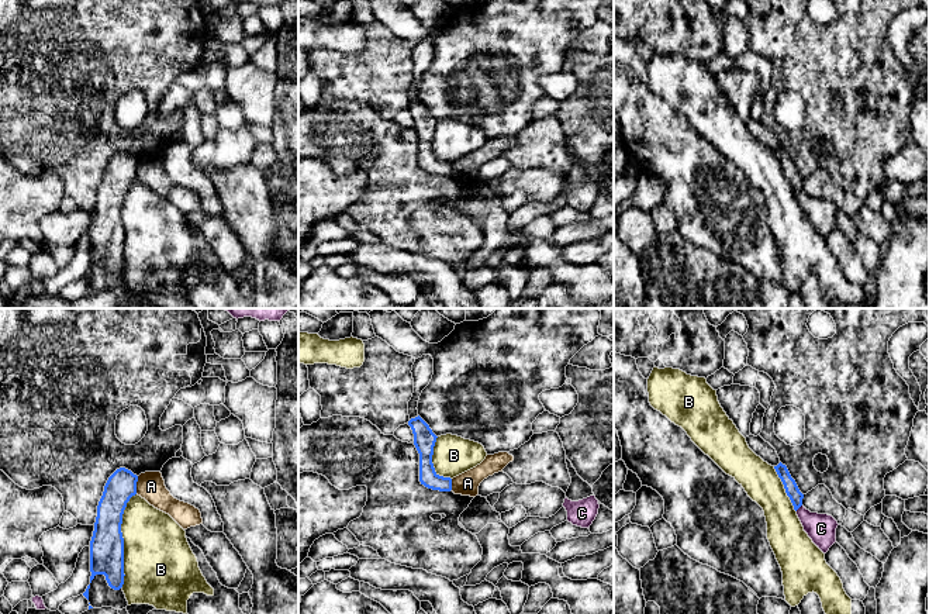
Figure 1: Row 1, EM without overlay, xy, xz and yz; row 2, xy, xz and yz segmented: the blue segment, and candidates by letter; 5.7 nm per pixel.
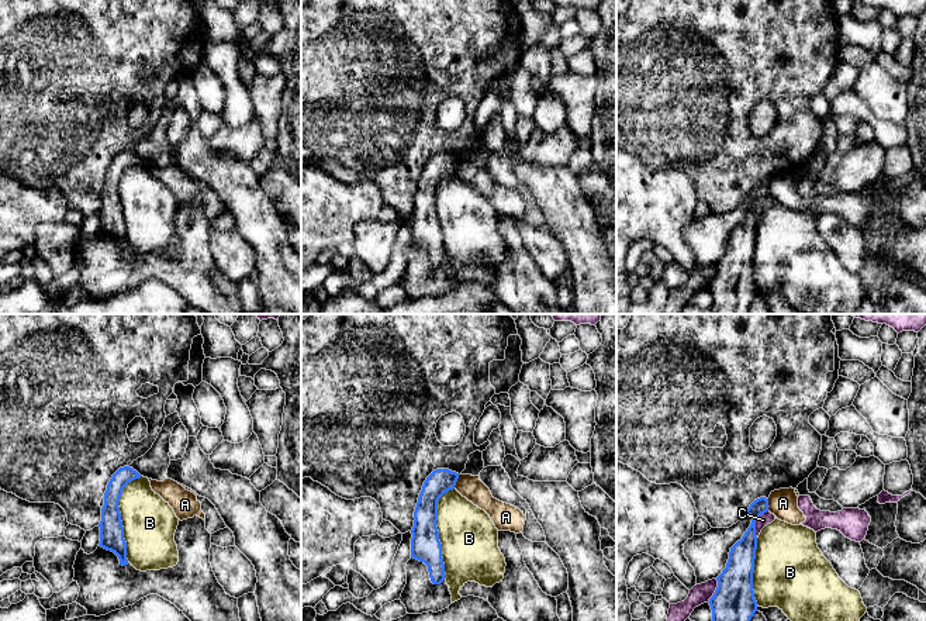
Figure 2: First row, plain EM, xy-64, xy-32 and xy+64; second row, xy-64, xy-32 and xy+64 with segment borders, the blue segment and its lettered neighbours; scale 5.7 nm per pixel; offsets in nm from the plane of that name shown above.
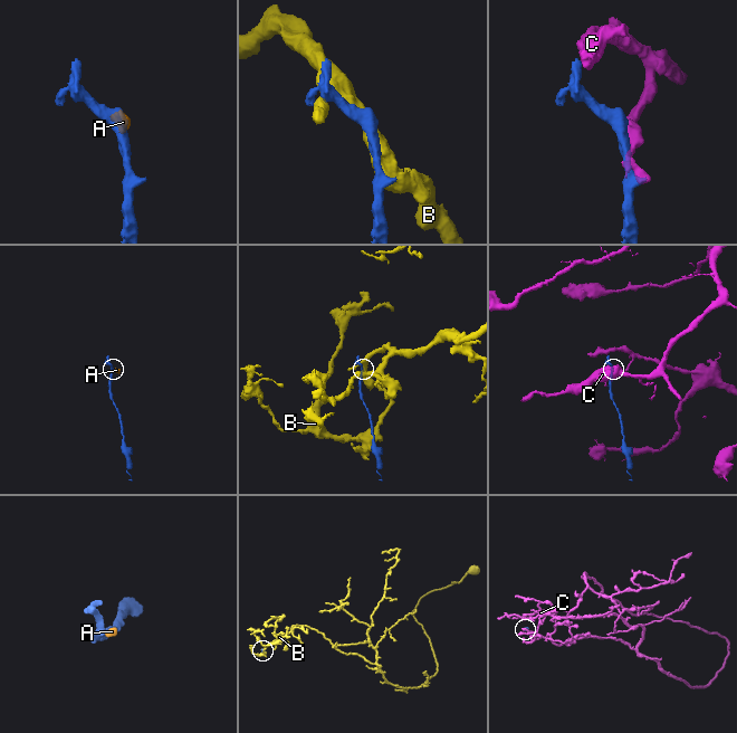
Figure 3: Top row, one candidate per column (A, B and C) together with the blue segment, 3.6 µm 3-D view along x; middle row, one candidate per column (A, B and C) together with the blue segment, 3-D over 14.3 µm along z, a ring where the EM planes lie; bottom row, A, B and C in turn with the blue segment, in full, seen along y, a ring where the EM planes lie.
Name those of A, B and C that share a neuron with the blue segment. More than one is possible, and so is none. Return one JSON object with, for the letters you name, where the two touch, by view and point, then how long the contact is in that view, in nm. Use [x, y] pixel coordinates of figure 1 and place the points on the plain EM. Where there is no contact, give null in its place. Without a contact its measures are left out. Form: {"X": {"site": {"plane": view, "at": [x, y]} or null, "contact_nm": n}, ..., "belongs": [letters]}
{"belongs": []}

